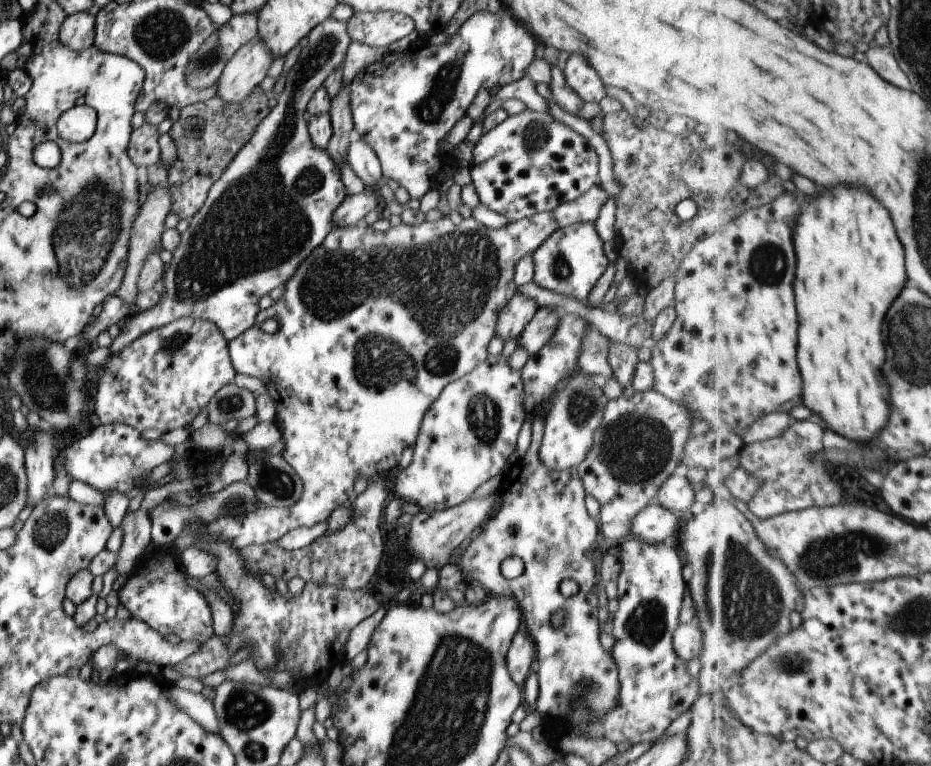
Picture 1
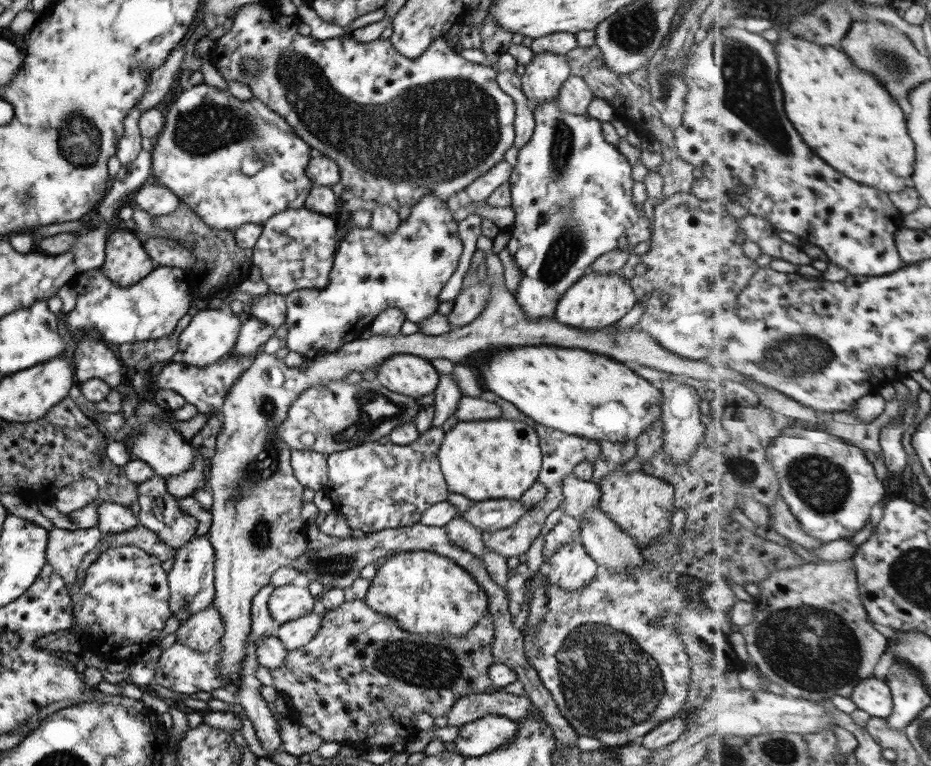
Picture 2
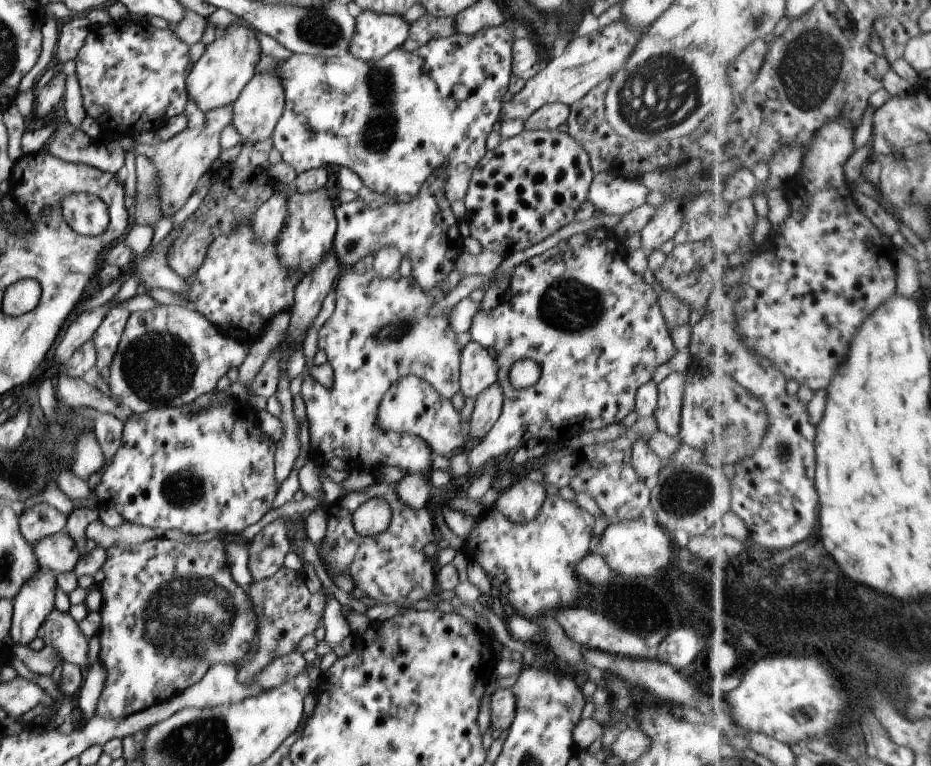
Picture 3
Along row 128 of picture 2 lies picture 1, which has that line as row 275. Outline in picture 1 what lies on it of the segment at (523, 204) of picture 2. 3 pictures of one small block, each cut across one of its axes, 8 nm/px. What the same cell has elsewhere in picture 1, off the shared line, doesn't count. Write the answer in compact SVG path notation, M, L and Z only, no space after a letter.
M592 222L560 227L531 255L535 269L533 282L550 292L571 296L587 305L590 290L594 288L598 278L604 275L611 261L603 251L603 244Z

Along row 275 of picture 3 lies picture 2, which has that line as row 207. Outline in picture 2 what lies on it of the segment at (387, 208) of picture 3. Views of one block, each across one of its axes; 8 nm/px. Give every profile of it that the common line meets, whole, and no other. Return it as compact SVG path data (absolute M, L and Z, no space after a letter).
M432 193L412 202L410 215L392 233L380 233L372 227L360 228L351 219L349 221L352 227L346 231L344 240L336 249L327 285L319 289L298 289L285 295L287 311L283 325L288 336L284 344L290 351L304 355L306 361L335 352L344 344L361 339L363 332L371 329L374 317L388 307L399 308L407 321L420 325L422 320L437 312L441 303L438 294L458 268L463 253L458 223L454 221L447 201Z

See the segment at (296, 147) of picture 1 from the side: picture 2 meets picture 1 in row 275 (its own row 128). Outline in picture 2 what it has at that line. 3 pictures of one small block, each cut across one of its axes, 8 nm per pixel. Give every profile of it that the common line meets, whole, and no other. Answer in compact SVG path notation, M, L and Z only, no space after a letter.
M205 82L183 90L178 99L169 107L168 114L165 117L164 129L156 141L156 147L151 151L151 176L158 179L164 187L168 187L168 189L174 192L180 202L188 203L192 210L209 227L220 230L228 229L234 232L235 229L240 228L240 226L246 223L264 225L276 213L286 209L299 209L303 207L310 190L314 187L312 180L306 176L306 166L308 166L315 152L306 141L295 134L295 131L288 125L288 121L284 117L268 108L256 97L246 101L240 100L234 97L230 91L207 85Z

